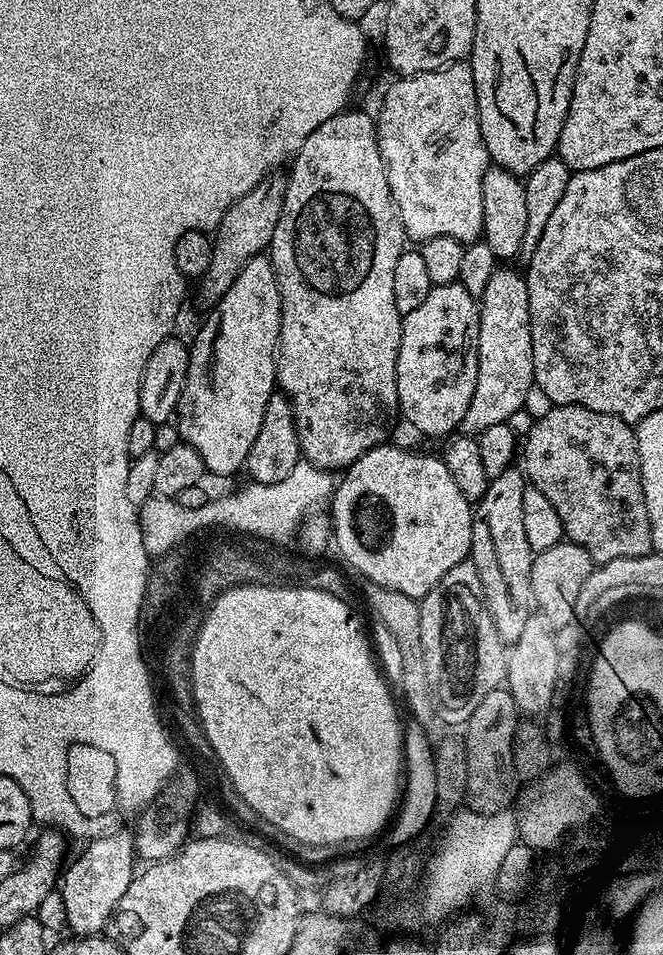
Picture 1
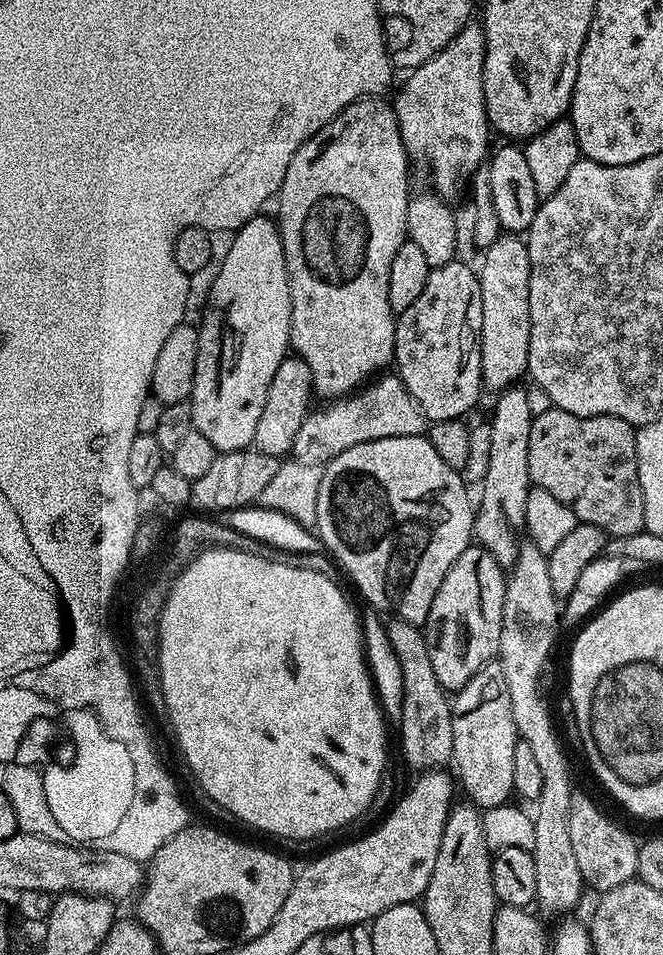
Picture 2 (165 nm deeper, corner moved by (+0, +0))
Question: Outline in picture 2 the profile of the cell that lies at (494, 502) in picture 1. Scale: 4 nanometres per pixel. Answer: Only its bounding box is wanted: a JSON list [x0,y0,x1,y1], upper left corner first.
[480,386,532,524]

